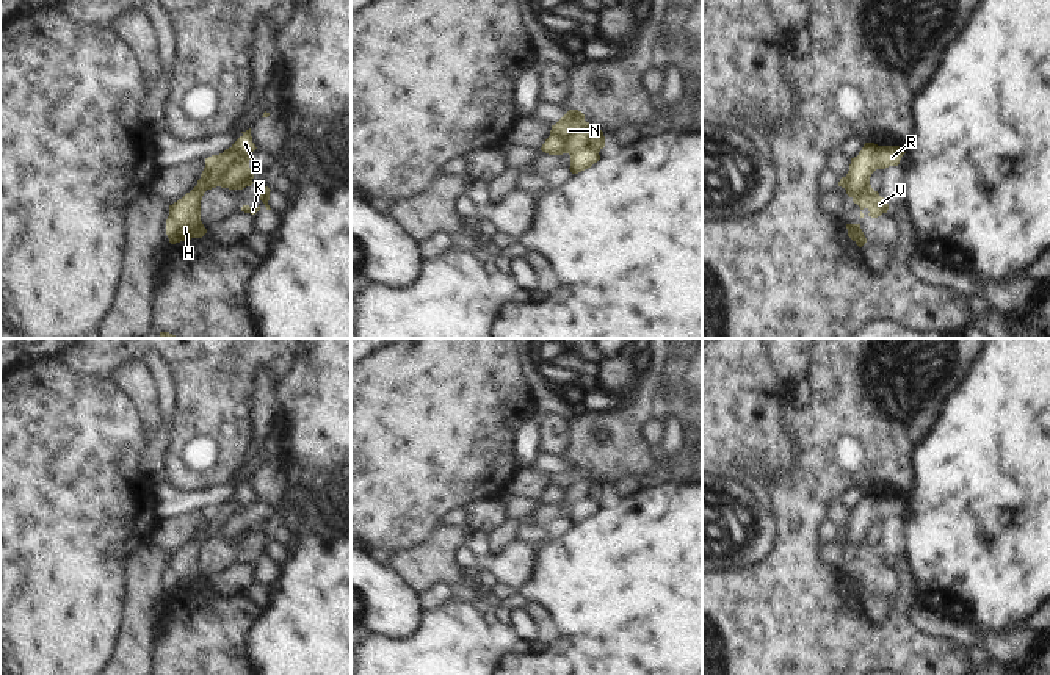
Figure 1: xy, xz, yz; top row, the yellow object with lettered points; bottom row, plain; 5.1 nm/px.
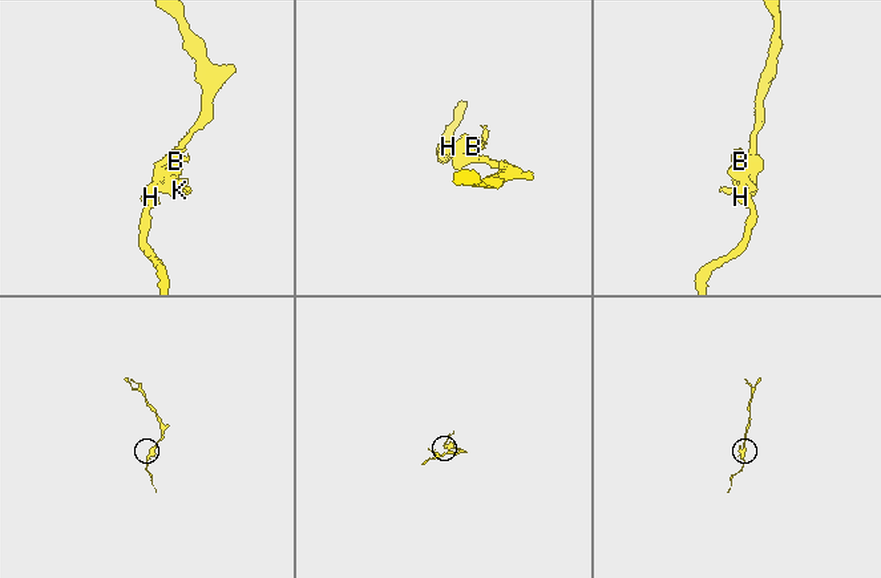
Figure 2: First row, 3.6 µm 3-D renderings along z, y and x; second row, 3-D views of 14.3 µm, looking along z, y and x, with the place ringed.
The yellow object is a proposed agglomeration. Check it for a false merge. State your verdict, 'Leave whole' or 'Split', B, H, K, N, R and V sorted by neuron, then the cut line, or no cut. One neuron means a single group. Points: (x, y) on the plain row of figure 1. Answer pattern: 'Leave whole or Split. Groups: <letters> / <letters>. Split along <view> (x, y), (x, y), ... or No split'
Leave whole. Groups: B H K N R V. No split

